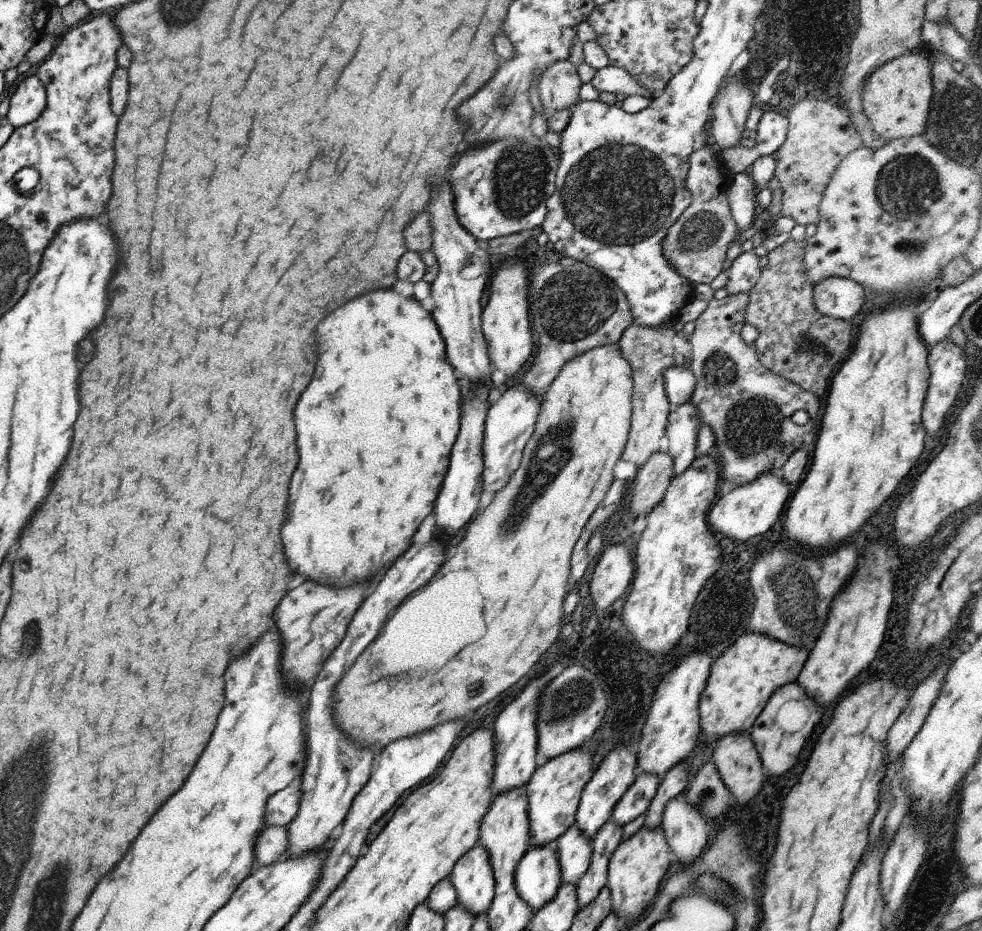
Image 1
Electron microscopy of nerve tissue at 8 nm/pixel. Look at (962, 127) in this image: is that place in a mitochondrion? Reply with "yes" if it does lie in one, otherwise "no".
yes

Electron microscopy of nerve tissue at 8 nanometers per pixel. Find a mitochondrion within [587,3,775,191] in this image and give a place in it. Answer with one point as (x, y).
(640, 46)

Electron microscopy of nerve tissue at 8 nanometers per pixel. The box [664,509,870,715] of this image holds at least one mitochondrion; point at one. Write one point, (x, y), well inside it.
(793, 590)

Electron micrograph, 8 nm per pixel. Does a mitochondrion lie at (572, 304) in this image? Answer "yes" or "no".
yes

